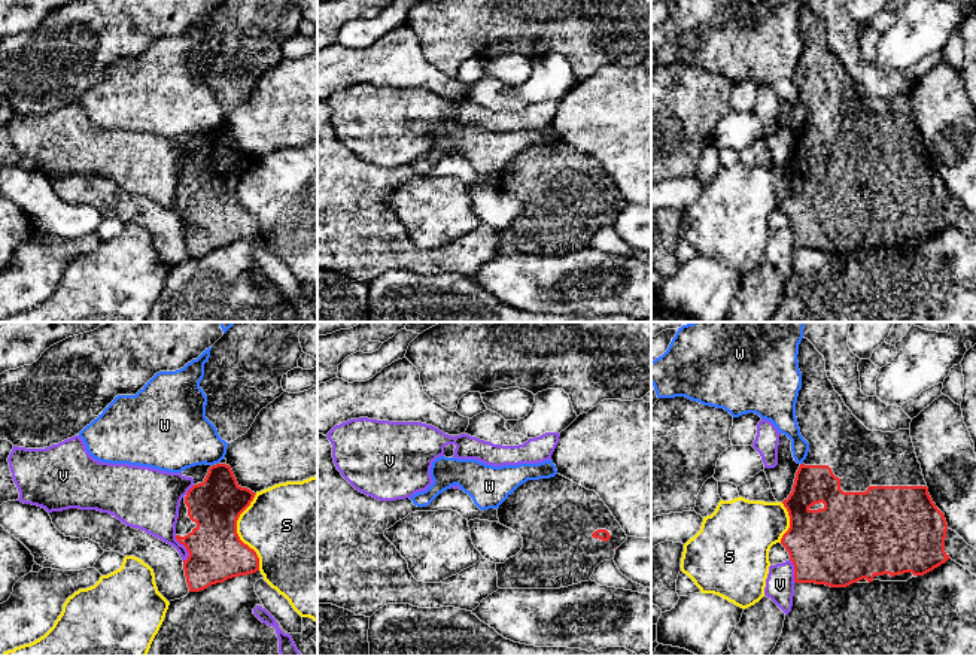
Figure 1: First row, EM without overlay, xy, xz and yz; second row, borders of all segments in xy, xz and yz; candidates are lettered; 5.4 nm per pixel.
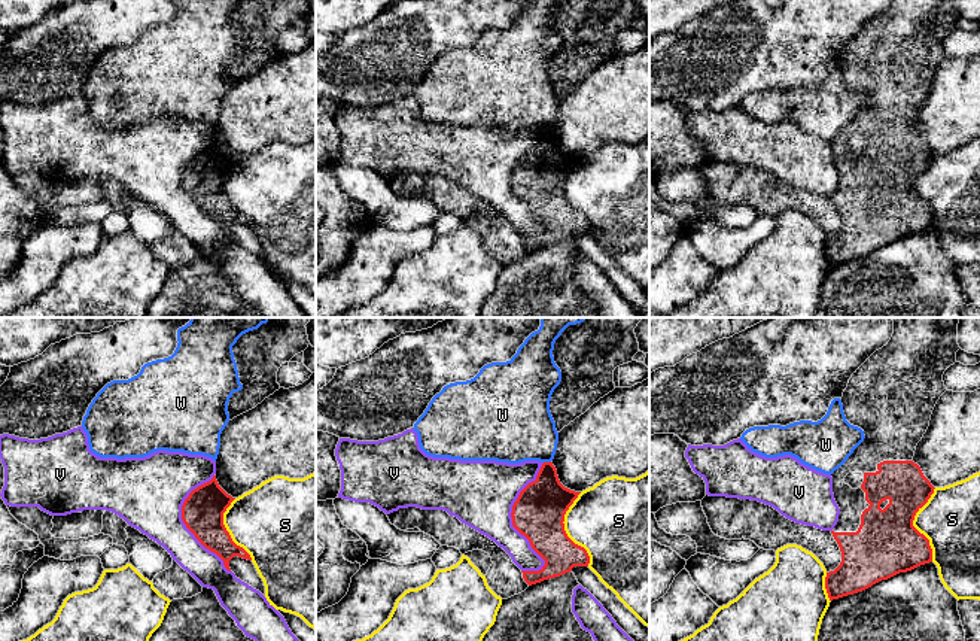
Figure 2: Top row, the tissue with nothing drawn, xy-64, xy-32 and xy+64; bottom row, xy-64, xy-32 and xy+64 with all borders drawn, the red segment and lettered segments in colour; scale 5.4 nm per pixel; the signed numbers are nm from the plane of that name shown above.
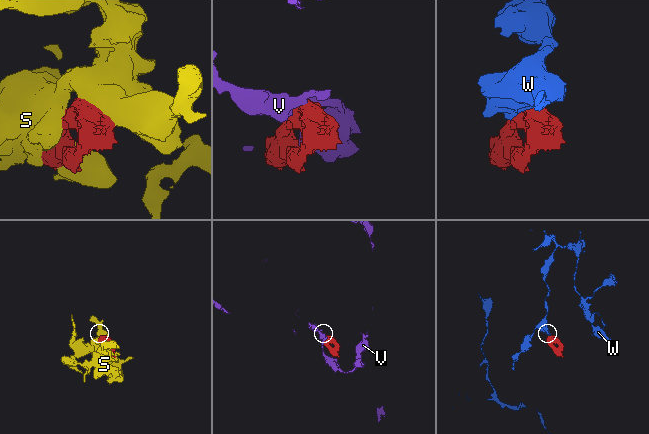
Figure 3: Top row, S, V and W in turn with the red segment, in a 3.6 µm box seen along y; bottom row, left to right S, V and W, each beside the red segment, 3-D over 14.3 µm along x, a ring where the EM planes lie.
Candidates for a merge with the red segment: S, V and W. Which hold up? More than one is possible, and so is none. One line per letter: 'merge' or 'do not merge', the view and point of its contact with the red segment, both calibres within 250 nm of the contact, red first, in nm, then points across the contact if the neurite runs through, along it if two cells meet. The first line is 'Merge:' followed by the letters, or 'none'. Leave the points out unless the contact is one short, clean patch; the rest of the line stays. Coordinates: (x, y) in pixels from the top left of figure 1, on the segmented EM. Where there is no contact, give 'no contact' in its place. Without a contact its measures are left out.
Merge: none
S: do not merge; contact xy (236, 532); calibres 300 and 400 nm
V: do not merge; contact xy (187, 549); calibres 300 and 220 nm
W: do not merge; no contact

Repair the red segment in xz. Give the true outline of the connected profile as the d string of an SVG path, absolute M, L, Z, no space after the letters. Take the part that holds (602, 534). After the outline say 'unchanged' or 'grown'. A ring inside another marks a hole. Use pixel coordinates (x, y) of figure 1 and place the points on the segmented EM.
M556 474L527 480L498 508L499 523L523 538L522 550L496 564L499 589L560 589L589 581L595 568L614 559L627 535L595 491Z; grown

